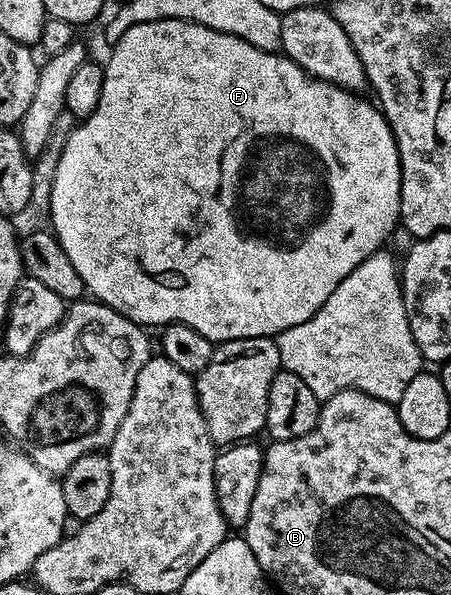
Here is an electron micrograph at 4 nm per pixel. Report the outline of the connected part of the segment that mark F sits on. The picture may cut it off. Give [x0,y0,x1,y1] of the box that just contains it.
[48,19,402,345]

